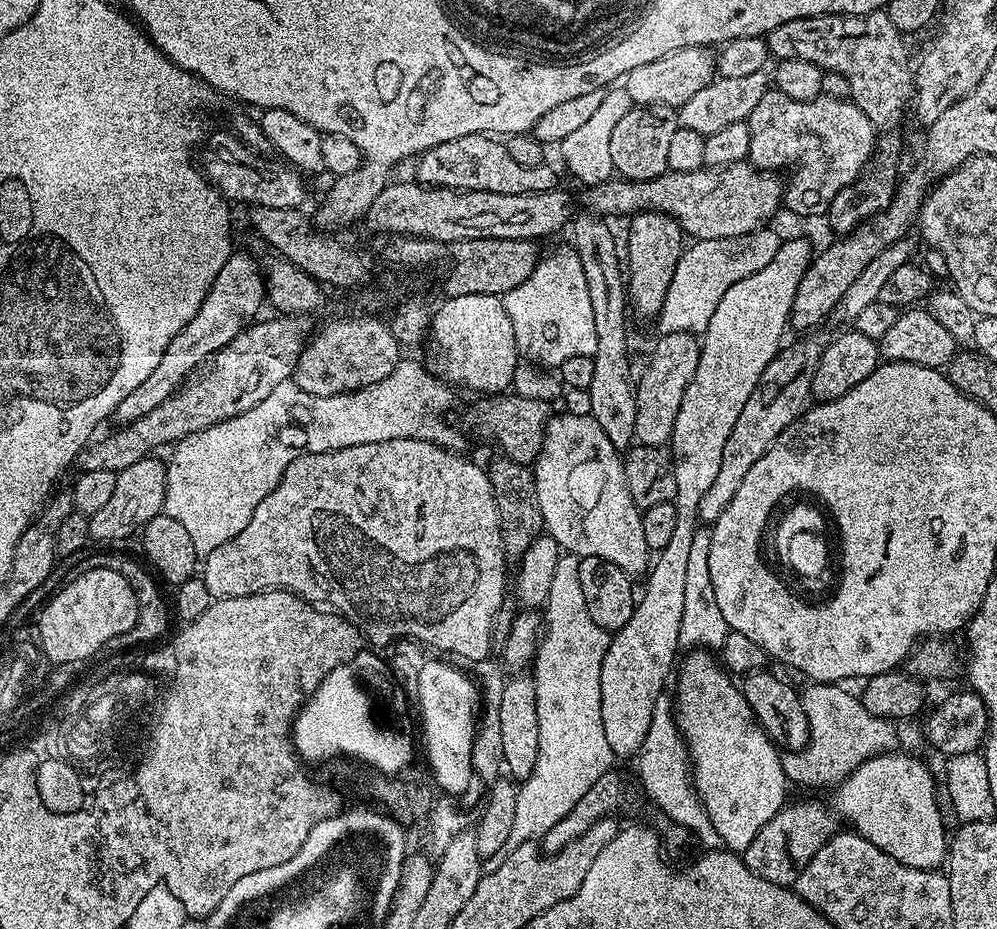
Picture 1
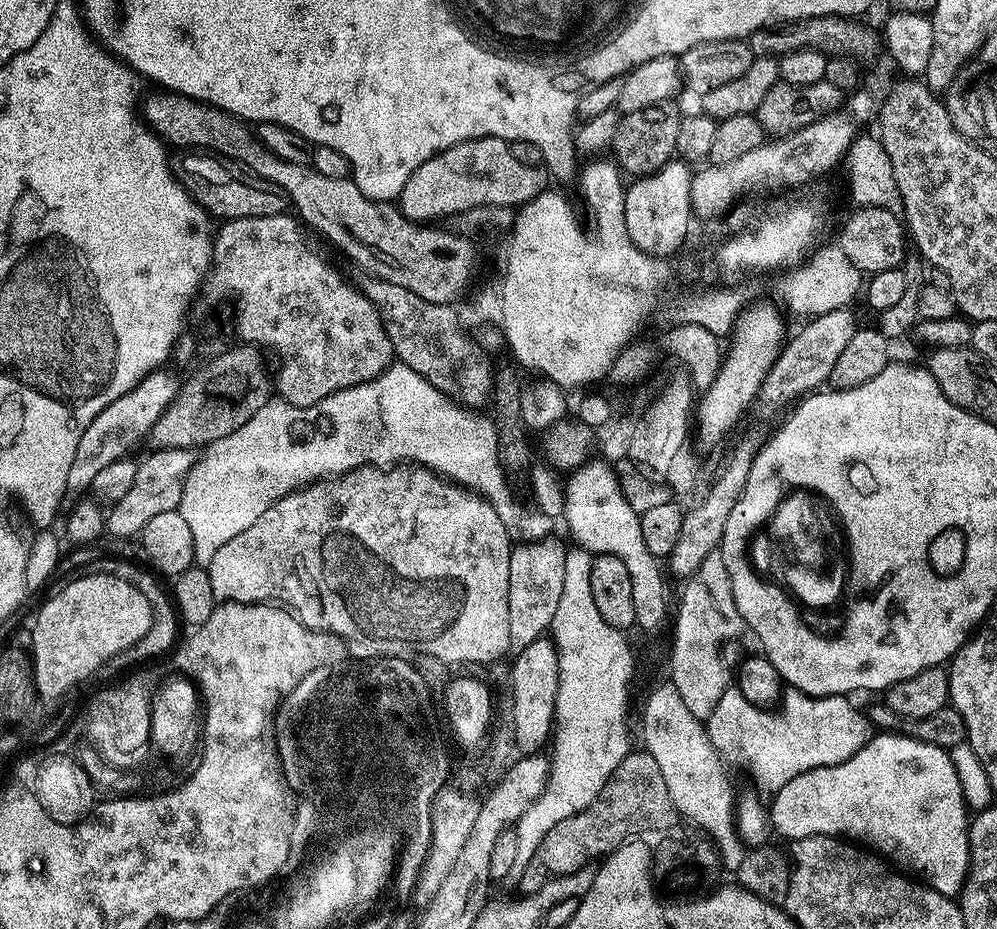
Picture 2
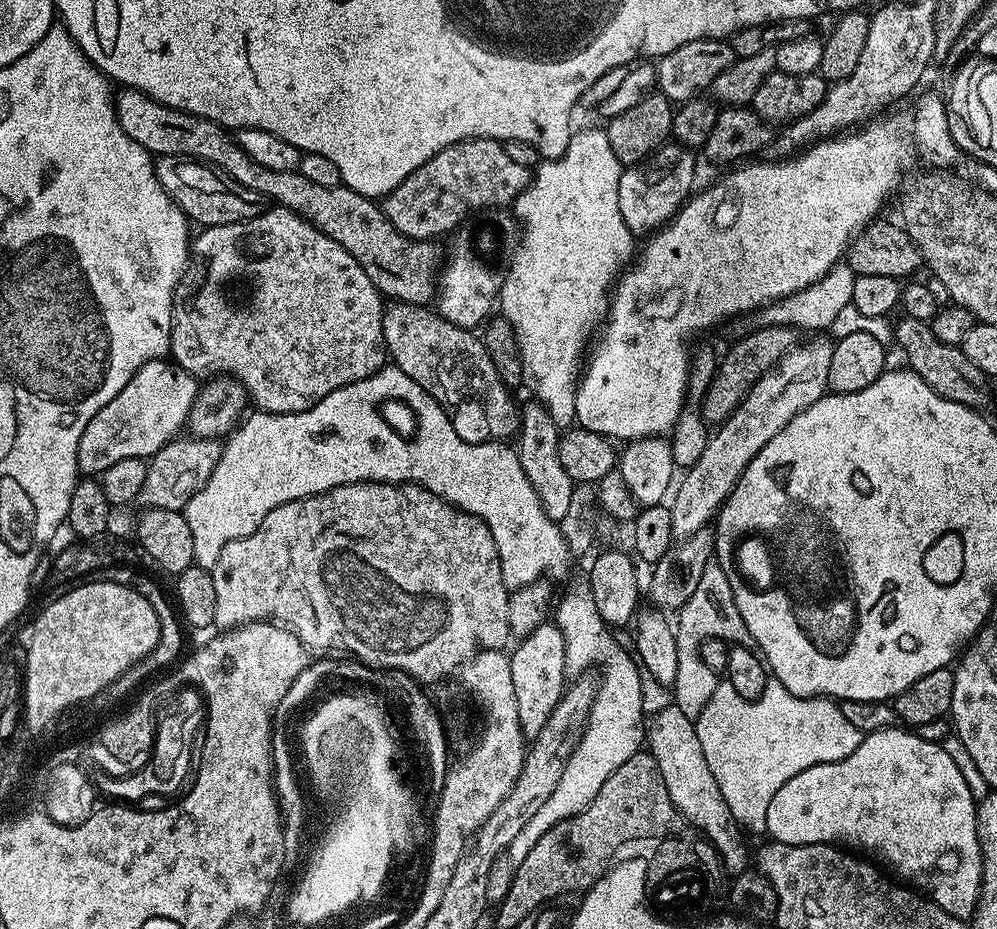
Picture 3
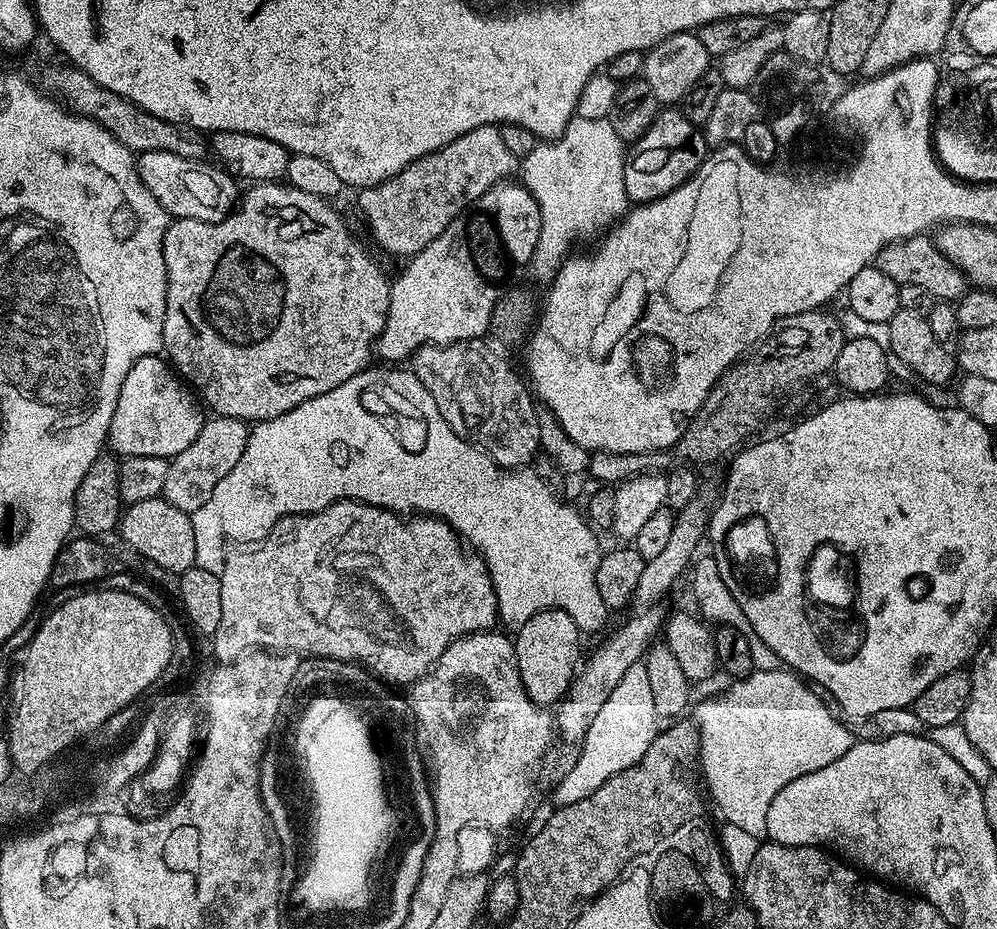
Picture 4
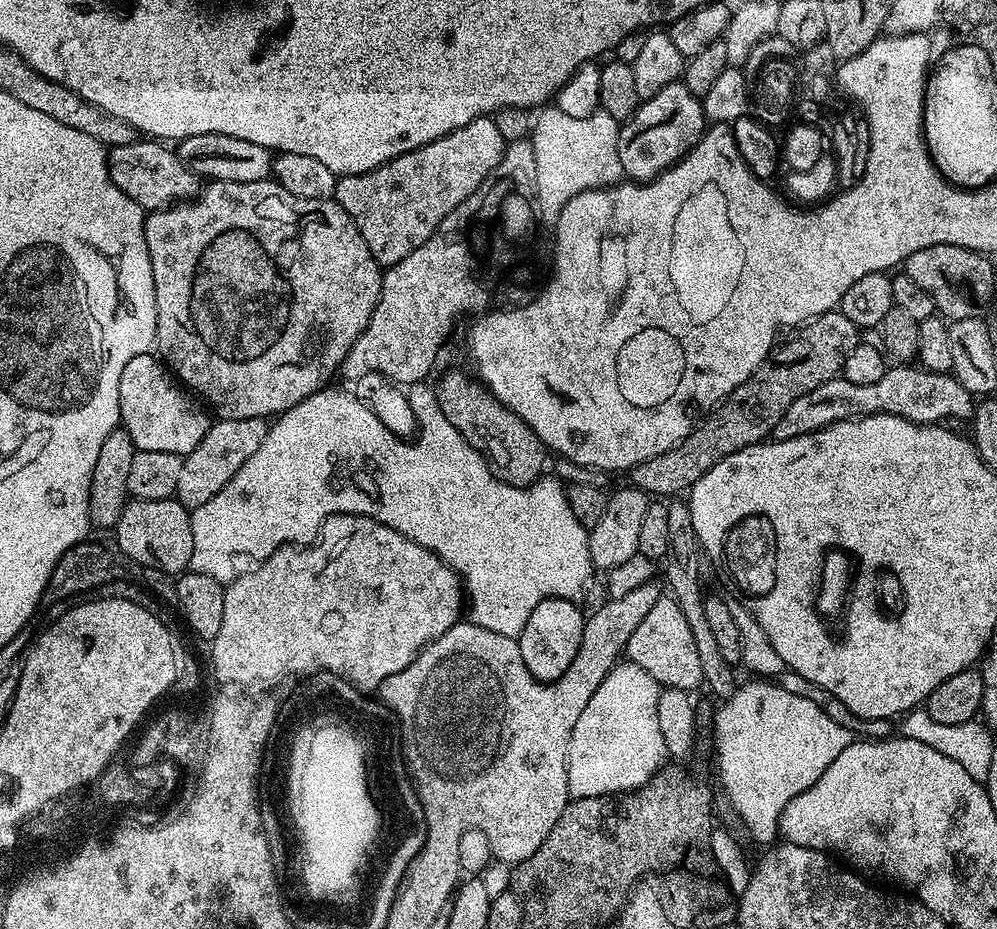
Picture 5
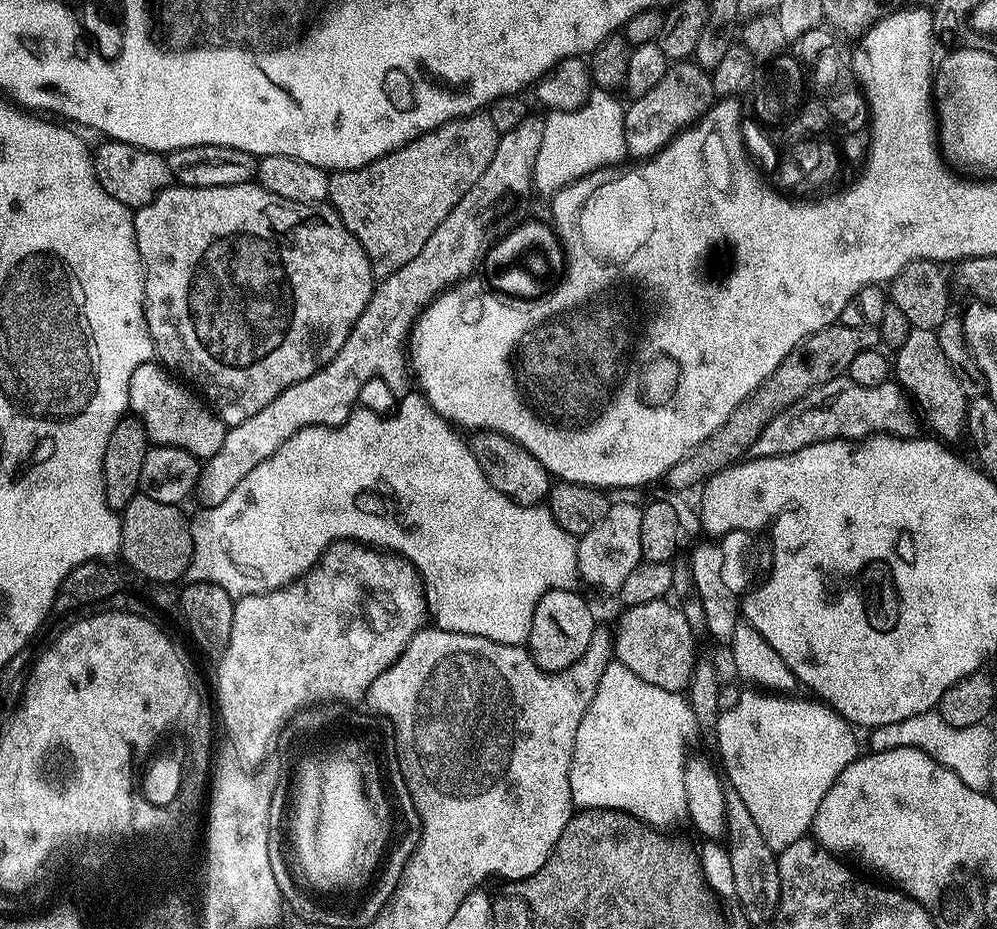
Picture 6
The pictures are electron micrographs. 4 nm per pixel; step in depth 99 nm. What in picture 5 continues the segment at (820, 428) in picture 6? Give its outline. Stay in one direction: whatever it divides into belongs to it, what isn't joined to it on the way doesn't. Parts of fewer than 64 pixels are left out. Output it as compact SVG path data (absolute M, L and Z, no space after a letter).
M919 366L892 367L882 374L882 378L878 378L878 382L870 382L867 386L837 378L818 386L818 390L810 390L810 394L802 394L802 398L798 398L798 402L790 402L790 410L778 418L778 426L774 426L772 436L777 440L798 438L843 420L859 420L861 416L873 416L879 412L901 416L915 424L971 421L977 401L955 376L947 372L929 372L927 368Z

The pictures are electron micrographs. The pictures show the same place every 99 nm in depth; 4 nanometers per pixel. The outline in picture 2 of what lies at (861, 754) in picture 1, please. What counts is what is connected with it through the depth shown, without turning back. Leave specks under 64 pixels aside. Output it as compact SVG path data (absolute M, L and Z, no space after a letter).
M730 686L718 698L718 704L708 717L706 727L714 747L725 750L733 744L737 754L748 763L747 769L750 772L760 772L764 780L790 782L790 778L798 778L798 774L846 762L868 743L868 720L850 701L848 696L807 696L806 693L788 686L782 692L782 707L778 711L772 711L755 708L753 704L746 702L746 698L742 698L736 687Z

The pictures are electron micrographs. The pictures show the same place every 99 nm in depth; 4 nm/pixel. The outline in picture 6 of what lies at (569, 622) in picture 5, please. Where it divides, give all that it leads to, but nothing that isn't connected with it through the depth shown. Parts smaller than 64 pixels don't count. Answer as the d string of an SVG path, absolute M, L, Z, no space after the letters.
M571 588L550 590L542 594L534 606L526 647L544 672L561 672L574 666L574 662L586 654L586 646L590 646L590 638L598 626L598 620L592 617L591 606L578 593Z

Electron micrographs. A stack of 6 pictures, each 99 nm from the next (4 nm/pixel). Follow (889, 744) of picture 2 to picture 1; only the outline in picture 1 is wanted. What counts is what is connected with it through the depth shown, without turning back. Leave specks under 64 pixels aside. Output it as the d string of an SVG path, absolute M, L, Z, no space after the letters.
M900 751L883 752L870 758L835 785L834 808L841 821L849 820L856 833L874 842L878 850L911 868L936 870L945 863L950 843L949 833L944 833L944 816L936 801L938 780L922 761Z

